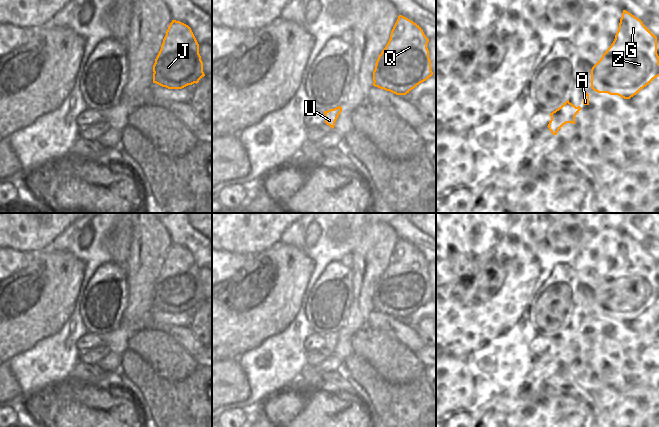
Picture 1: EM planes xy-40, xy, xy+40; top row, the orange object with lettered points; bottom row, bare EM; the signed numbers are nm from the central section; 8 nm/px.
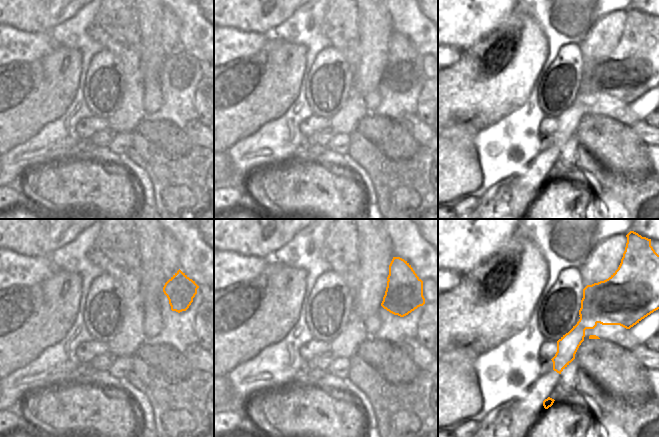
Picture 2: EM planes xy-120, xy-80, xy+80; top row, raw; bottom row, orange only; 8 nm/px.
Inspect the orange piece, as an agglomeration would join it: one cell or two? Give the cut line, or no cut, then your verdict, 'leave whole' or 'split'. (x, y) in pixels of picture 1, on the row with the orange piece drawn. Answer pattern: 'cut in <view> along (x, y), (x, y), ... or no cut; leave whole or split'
cut in xy+40 along (599, 61), (593, 67), (592, 88); split

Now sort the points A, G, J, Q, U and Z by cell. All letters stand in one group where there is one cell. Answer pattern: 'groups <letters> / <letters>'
groups A U / G J Q Z

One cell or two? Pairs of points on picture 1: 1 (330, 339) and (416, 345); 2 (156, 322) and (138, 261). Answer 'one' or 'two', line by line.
1: two
2: two

